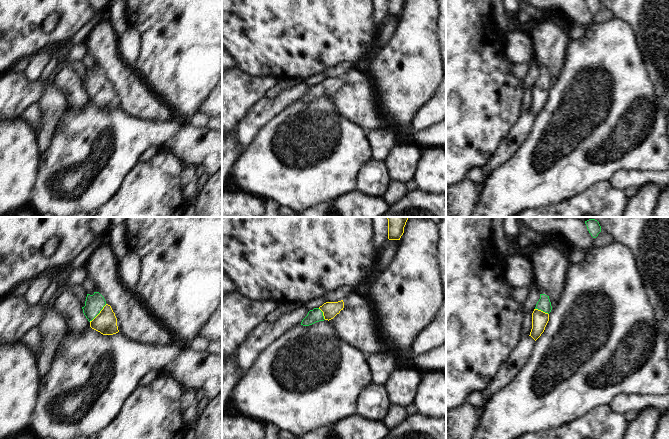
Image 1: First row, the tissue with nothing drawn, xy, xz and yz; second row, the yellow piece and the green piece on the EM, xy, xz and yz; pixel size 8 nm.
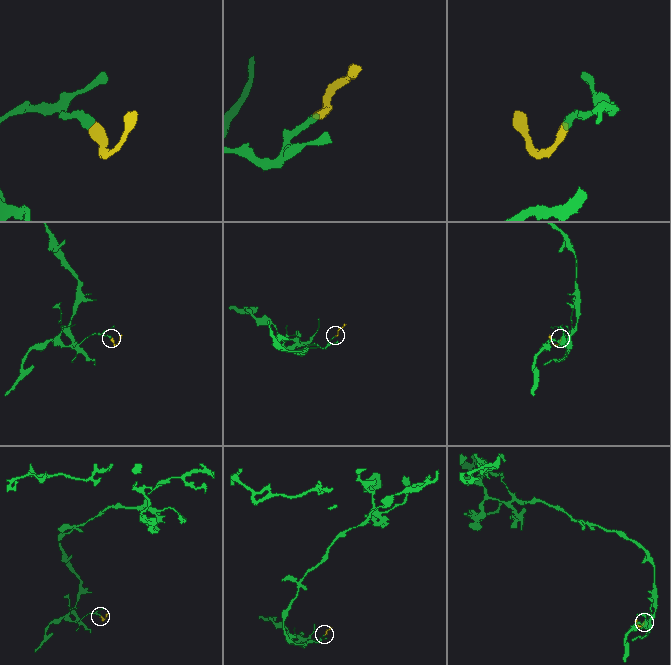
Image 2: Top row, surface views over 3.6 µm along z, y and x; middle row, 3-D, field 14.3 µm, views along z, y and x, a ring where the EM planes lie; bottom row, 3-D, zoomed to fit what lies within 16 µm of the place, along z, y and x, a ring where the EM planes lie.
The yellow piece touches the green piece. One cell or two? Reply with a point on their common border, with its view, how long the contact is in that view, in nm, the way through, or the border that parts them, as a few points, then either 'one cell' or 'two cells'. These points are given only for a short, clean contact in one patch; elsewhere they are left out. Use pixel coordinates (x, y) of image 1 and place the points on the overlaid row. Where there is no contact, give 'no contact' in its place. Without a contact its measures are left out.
meets yellow in xy at (99, 313); contact 200 nm long; runs through xy (105, 322), (99, 313), (95, 309), (94, 303); one cell

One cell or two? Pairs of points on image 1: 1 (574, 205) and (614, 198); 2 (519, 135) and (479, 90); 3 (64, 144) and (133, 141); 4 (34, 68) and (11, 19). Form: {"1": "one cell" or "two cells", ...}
{"1": "one cell", "2": "two cells", "3": "one cell", "4": "two cells"}

